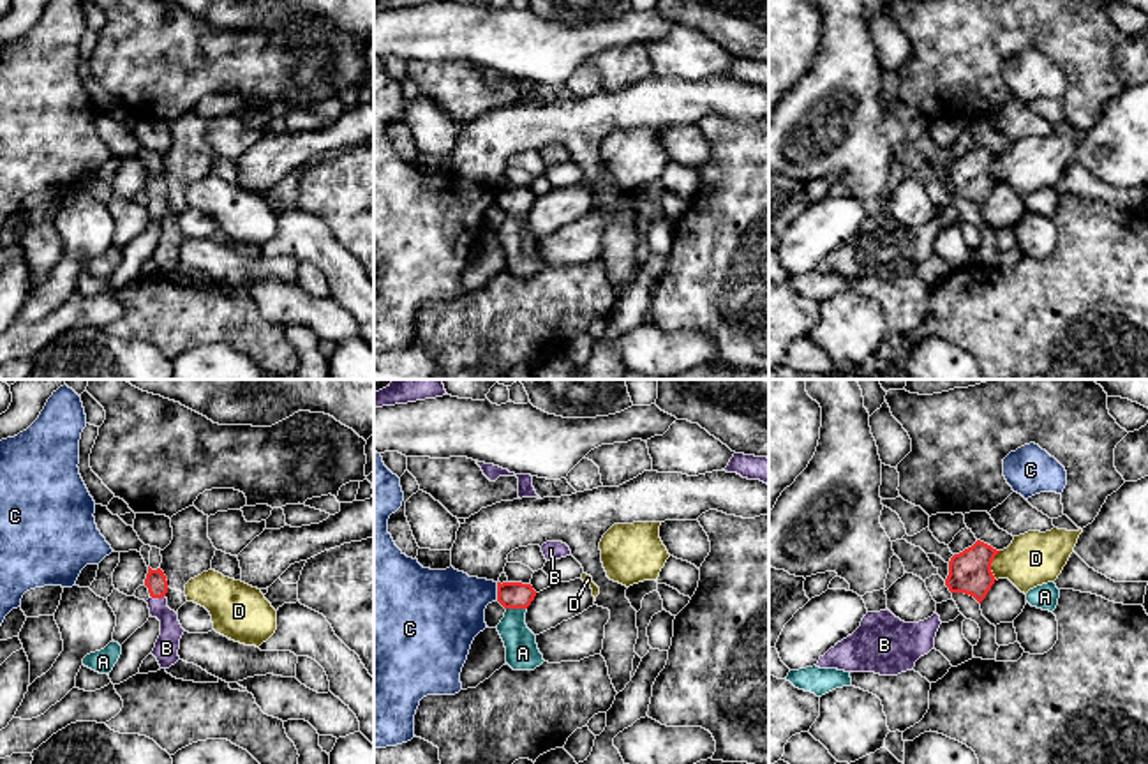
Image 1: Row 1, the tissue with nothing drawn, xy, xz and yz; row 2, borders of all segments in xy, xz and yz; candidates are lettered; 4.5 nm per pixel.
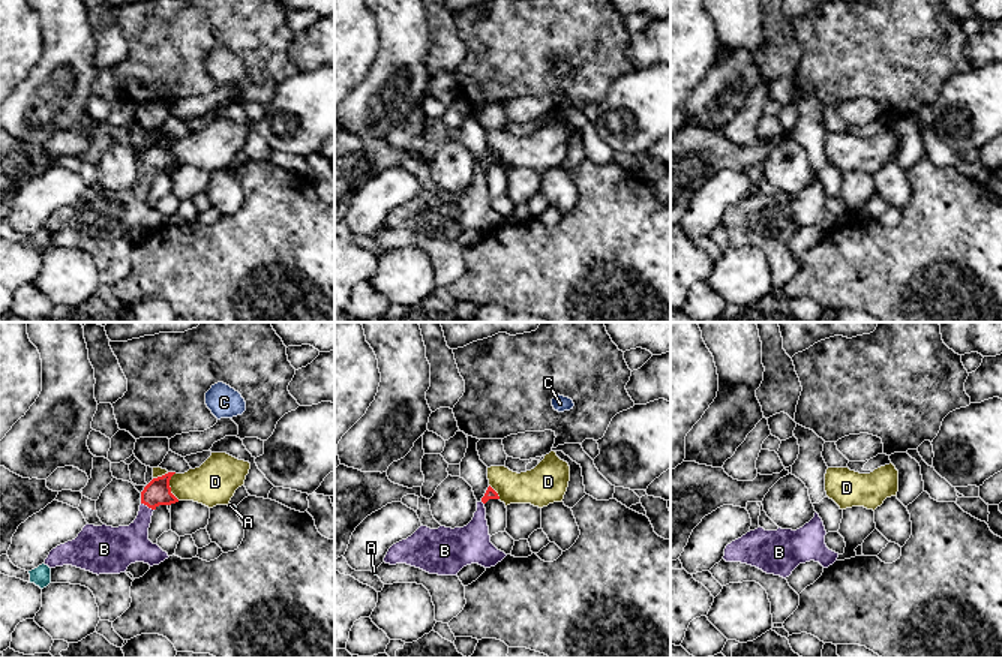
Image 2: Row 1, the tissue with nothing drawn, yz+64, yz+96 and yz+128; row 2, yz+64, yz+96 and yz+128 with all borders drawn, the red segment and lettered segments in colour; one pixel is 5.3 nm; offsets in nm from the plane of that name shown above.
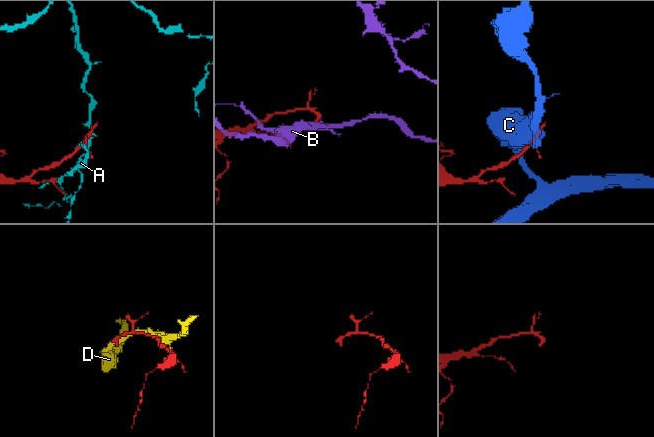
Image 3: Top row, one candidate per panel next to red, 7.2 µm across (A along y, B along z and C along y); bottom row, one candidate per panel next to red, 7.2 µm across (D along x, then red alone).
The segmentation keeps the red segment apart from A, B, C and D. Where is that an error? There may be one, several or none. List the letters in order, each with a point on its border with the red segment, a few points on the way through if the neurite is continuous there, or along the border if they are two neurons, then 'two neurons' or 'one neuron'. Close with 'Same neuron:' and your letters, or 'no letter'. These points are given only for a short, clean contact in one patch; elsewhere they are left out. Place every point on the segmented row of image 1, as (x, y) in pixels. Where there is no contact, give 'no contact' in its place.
A: xz (517, 607) | two neurons
B: xy (157, 597) | across xy (156, 581), (157, 597), (168, 618), (166, 648) | one neuron
C: xz (498, 591) | two neurons
D: yz (990, 565) | two neurons
Same neuron: B

